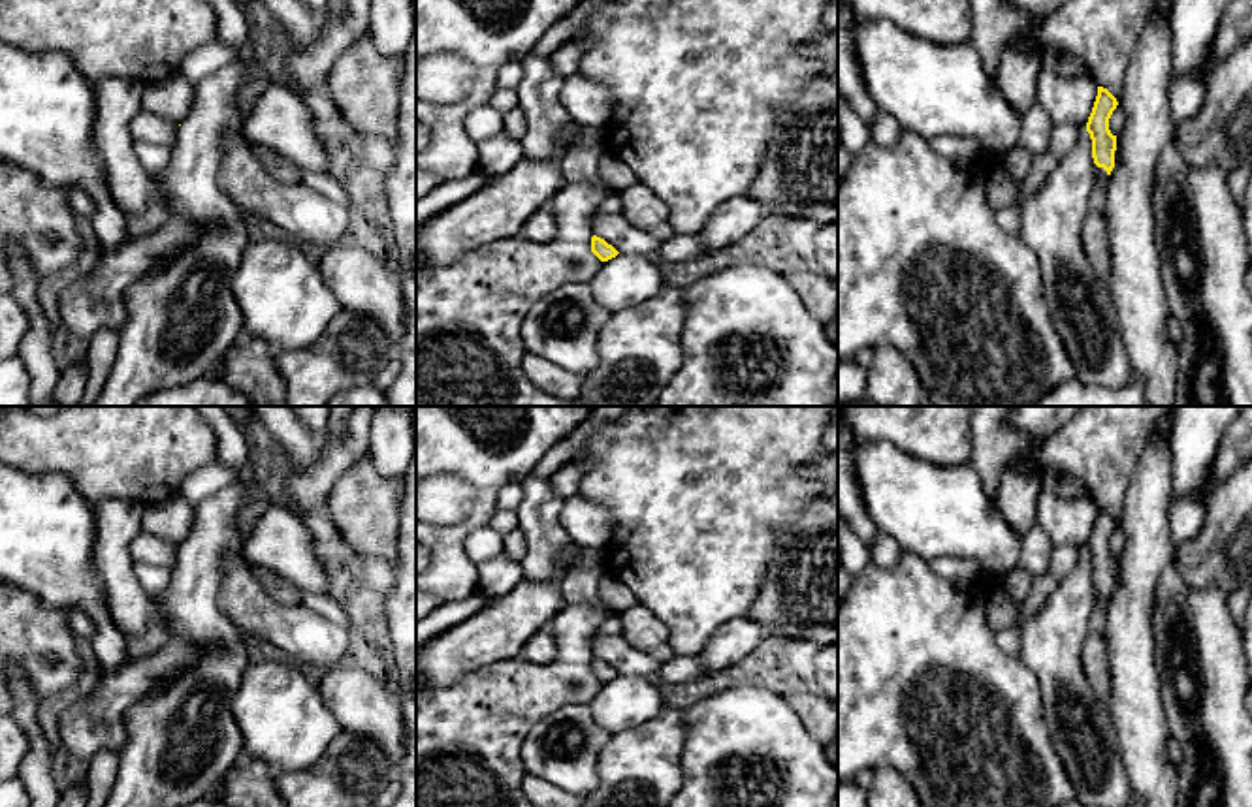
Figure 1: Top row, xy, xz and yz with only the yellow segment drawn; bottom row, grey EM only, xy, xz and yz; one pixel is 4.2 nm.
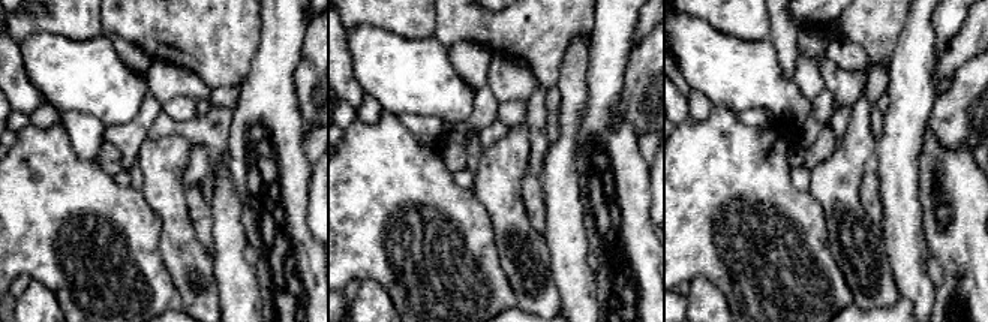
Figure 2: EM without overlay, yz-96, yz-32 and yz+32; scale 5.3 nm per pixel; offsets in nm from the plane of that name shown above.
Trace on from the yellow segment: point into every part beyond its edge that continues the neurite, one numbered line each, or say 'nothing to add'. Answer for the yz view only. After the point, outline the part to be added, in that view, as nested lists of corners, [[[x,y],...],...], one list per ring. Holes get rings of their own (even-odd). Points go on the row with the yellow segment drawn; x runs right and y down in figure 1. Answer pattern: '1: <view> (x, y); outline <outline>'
1: yz (1098, 194); outline [[[1096,166],[1096,175],[1098,175],[1096,186],[1090,194],[1090,209],[1098,209],[1098,211],[1103,213],[1109,175],[1103,167],[1098,167],[1098,166]]]

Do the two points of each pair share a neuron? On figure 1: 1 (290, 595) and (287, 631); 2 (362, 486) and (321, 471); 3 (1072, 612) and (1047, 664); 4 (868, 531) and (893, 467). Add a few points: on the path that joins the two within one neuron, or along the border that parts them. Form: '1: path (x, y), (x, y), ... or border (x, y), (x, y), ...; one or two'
1: border (253, 578), (275, 601), (298, 604); two
2: border (368, 448), (334, 482), (322, 503); two
3: path (1060, 625), (1053, 636), (1053, 651); one
4: border (857, 480), (865, 514), (880, 529); two

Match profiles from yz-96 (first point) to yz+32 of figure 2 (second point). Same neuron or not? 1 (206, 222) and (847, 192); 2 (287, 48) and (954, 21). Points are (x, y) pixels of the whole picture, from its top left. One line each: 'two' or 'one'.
1: two
2: one

